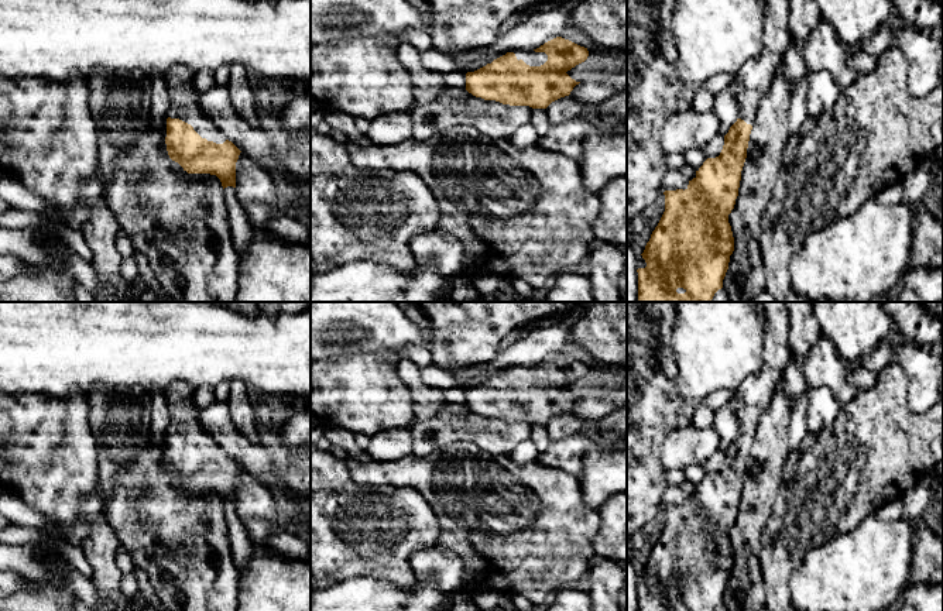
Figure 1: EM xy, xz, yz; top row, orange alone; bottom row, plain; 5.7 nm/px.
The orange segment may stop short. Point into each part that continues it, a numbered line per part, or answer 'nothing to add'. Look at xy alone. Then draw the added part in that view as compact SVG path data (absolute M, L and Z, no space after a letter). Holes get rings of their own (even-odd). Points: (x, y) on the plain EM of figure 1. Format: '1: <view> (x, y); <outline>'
1: xy (184, 416); M171 382L162 389L169 409L168 433L191 440L208 457L223 460L227 456L226 452L199 423L200 408L193 404L195 391L196 387L188 382Z

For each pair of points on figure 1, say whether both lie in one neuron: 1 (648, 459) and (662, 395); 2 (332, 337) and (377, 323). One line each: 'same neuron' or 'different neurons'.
1: same neuron
2: same neuron

